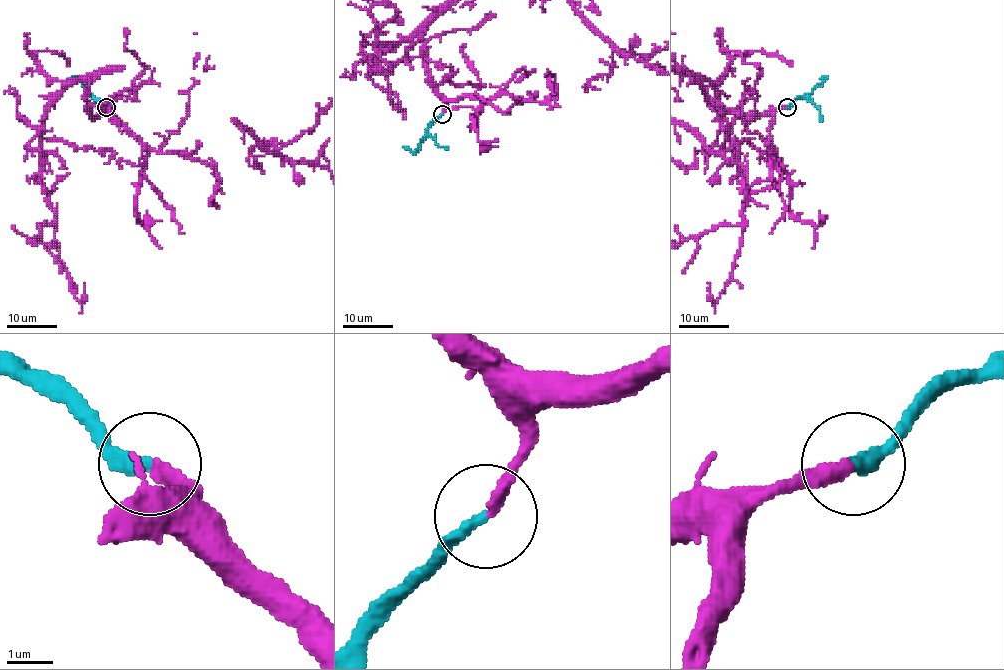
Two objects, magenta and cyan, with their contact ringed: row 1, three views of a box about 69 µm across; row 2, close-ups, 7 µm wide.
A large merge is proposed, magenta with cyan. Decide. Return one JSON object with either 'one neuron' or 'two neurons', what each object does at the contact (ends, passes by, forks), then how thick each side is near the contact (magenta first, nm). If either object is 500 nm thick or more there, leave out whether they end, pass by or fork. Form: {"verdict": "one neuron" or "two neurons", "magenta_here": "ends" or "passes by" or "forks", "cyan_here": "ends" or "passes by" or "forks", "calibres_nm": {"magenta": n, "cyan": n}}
{"verdict": "one neuron", "magenta_here": "ends", "cyan_here": "ends", "calibres_nm": {"magenta": 280, "cyan": 300}}

